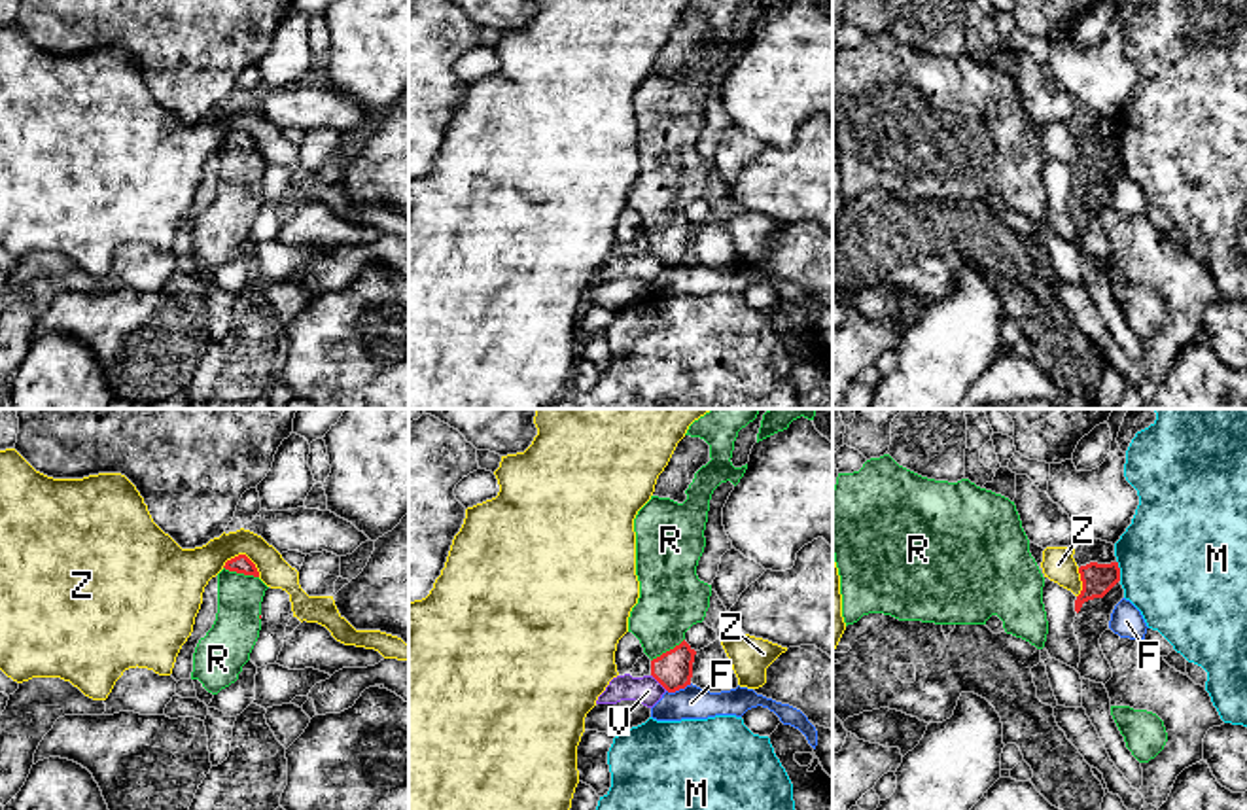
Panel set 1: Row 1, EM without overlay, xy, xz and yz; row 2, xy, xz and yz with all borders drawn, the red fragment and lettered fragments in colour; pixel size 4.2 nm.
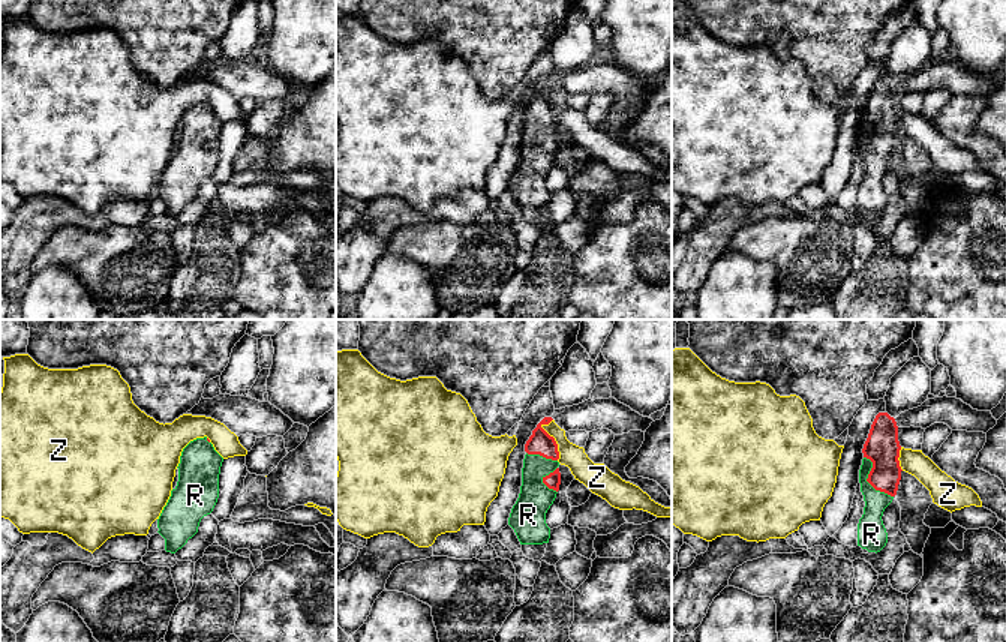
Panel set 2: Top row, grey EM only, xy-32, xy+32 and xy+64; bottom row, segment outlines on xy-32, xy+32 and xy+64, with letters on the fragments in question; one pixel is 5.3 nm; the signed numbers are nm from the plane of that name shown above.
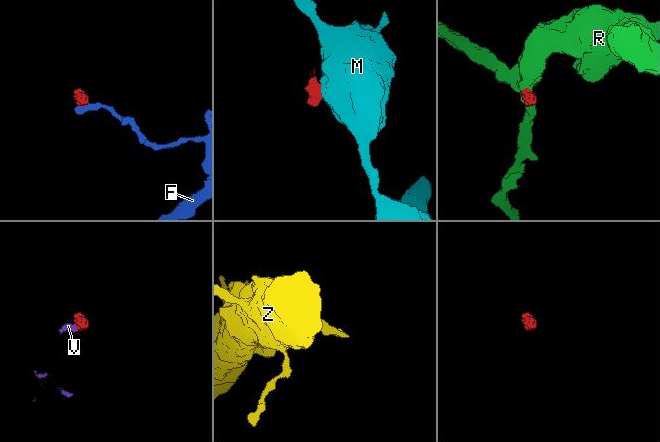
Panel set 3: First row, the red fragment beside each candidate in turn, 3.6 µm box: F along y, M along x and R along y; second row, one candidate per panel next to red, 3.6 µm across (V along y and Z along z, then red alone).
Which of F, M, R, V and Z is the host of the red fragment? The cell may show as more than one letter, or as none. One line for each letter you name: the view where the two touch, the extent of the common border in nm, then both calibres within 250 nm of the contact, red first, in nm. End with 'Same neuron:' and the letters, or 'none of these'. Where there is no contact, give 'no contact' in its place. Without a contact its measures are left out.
R: meets red in xy; contact 160 nm long; 80 nm thick on the red side, 200 nm on the other
Same neuron: R

